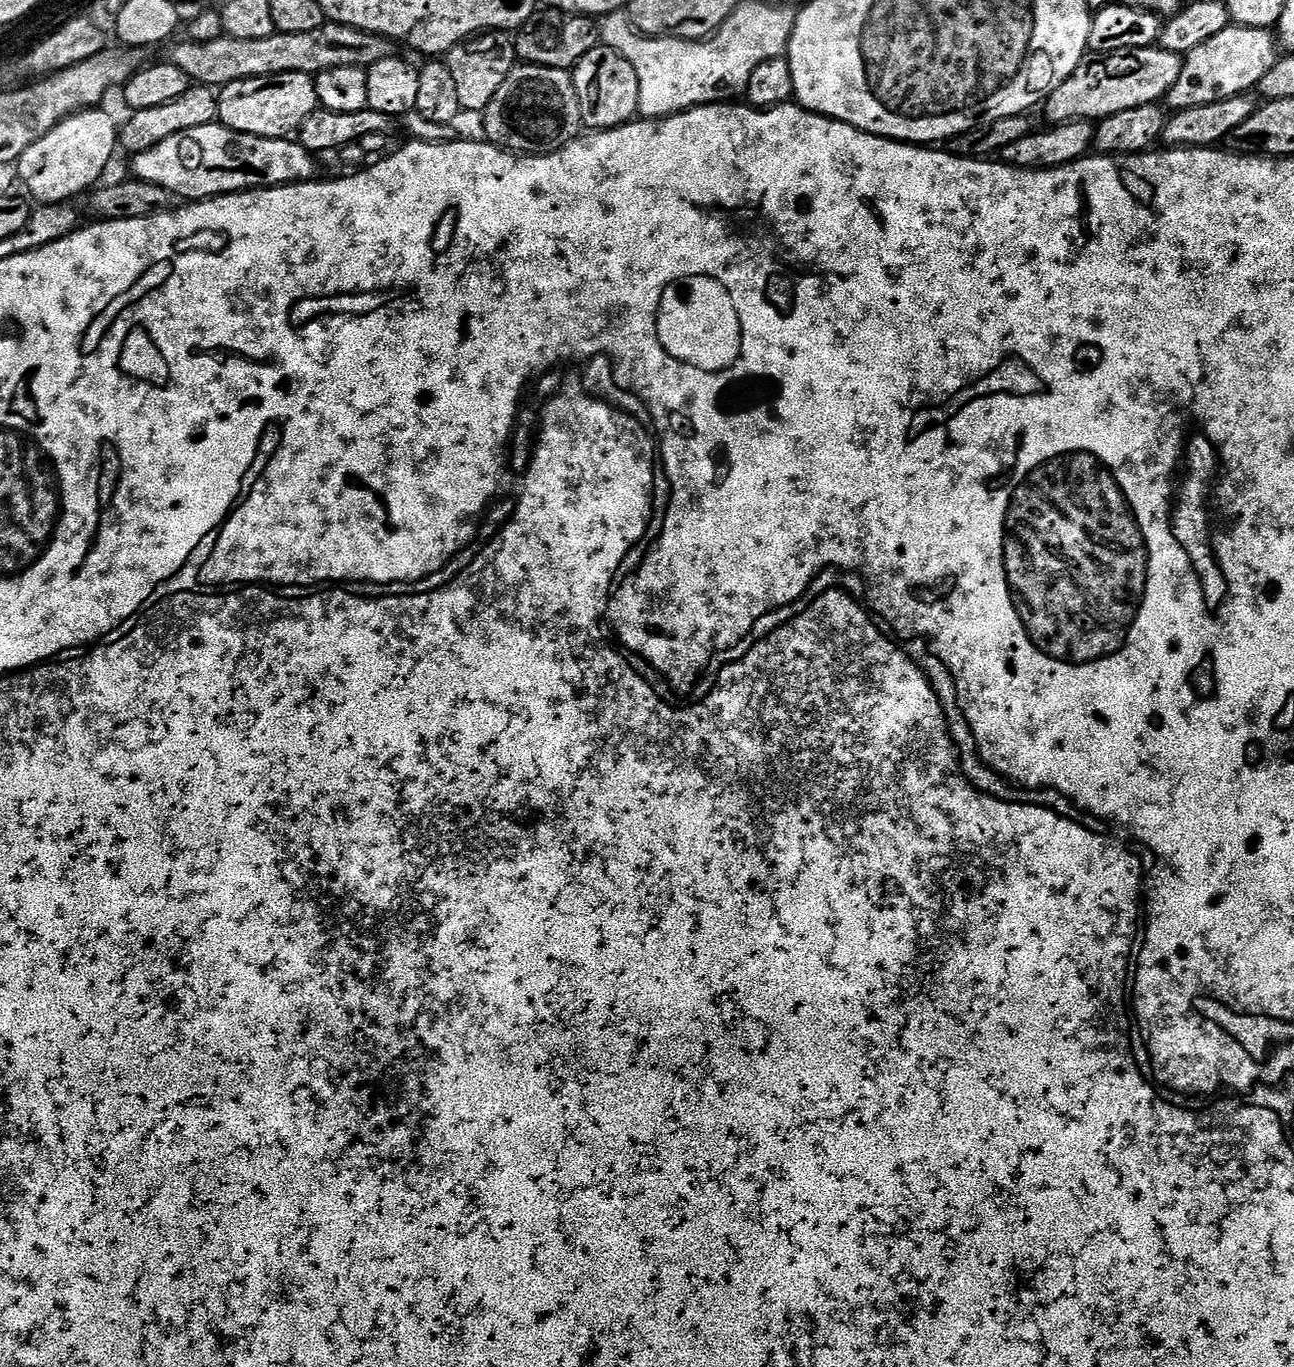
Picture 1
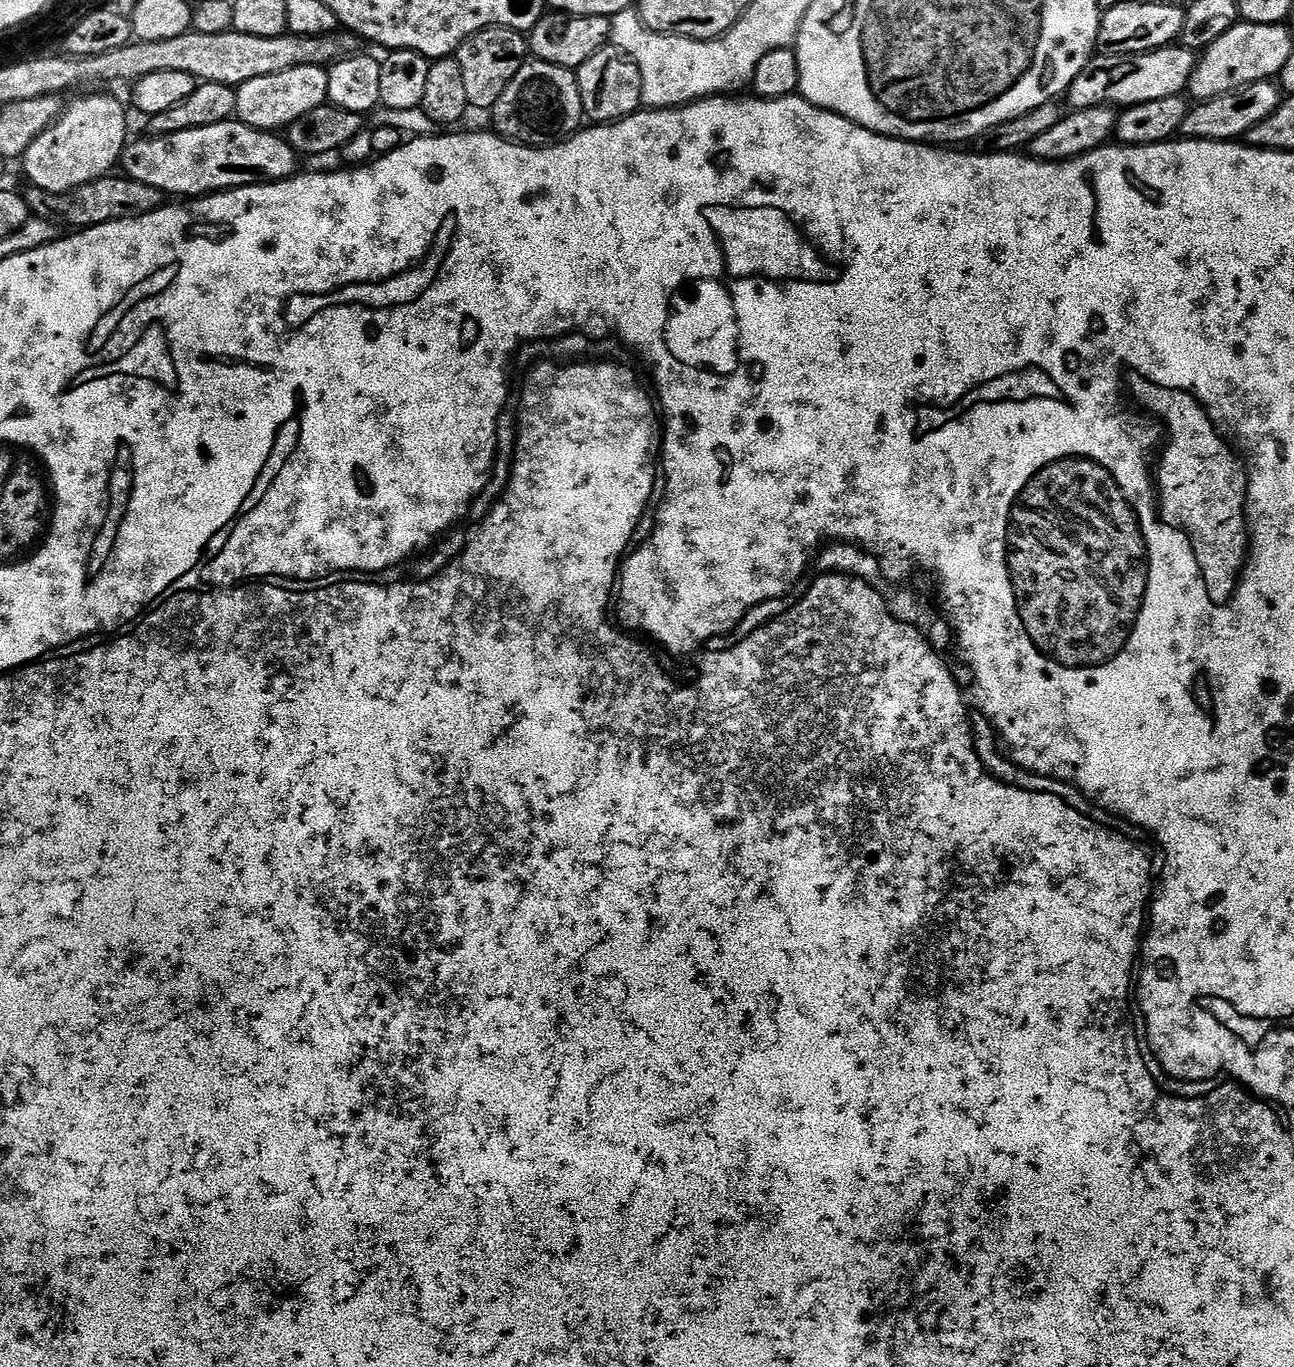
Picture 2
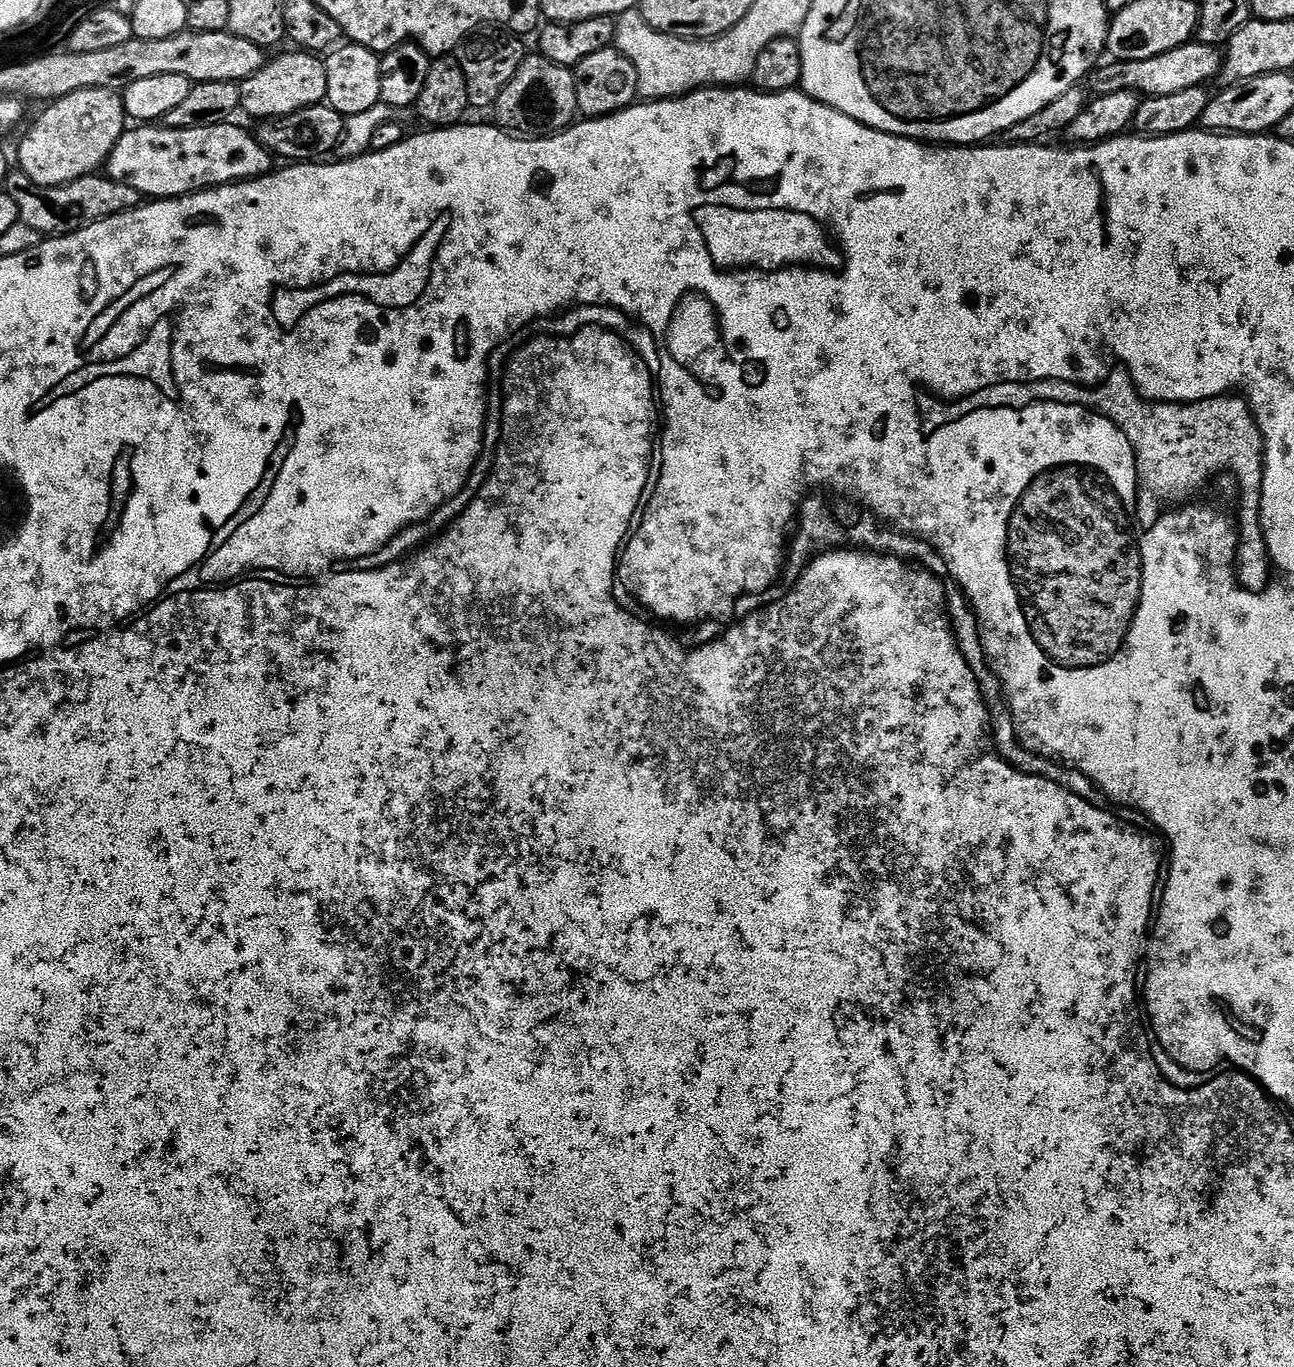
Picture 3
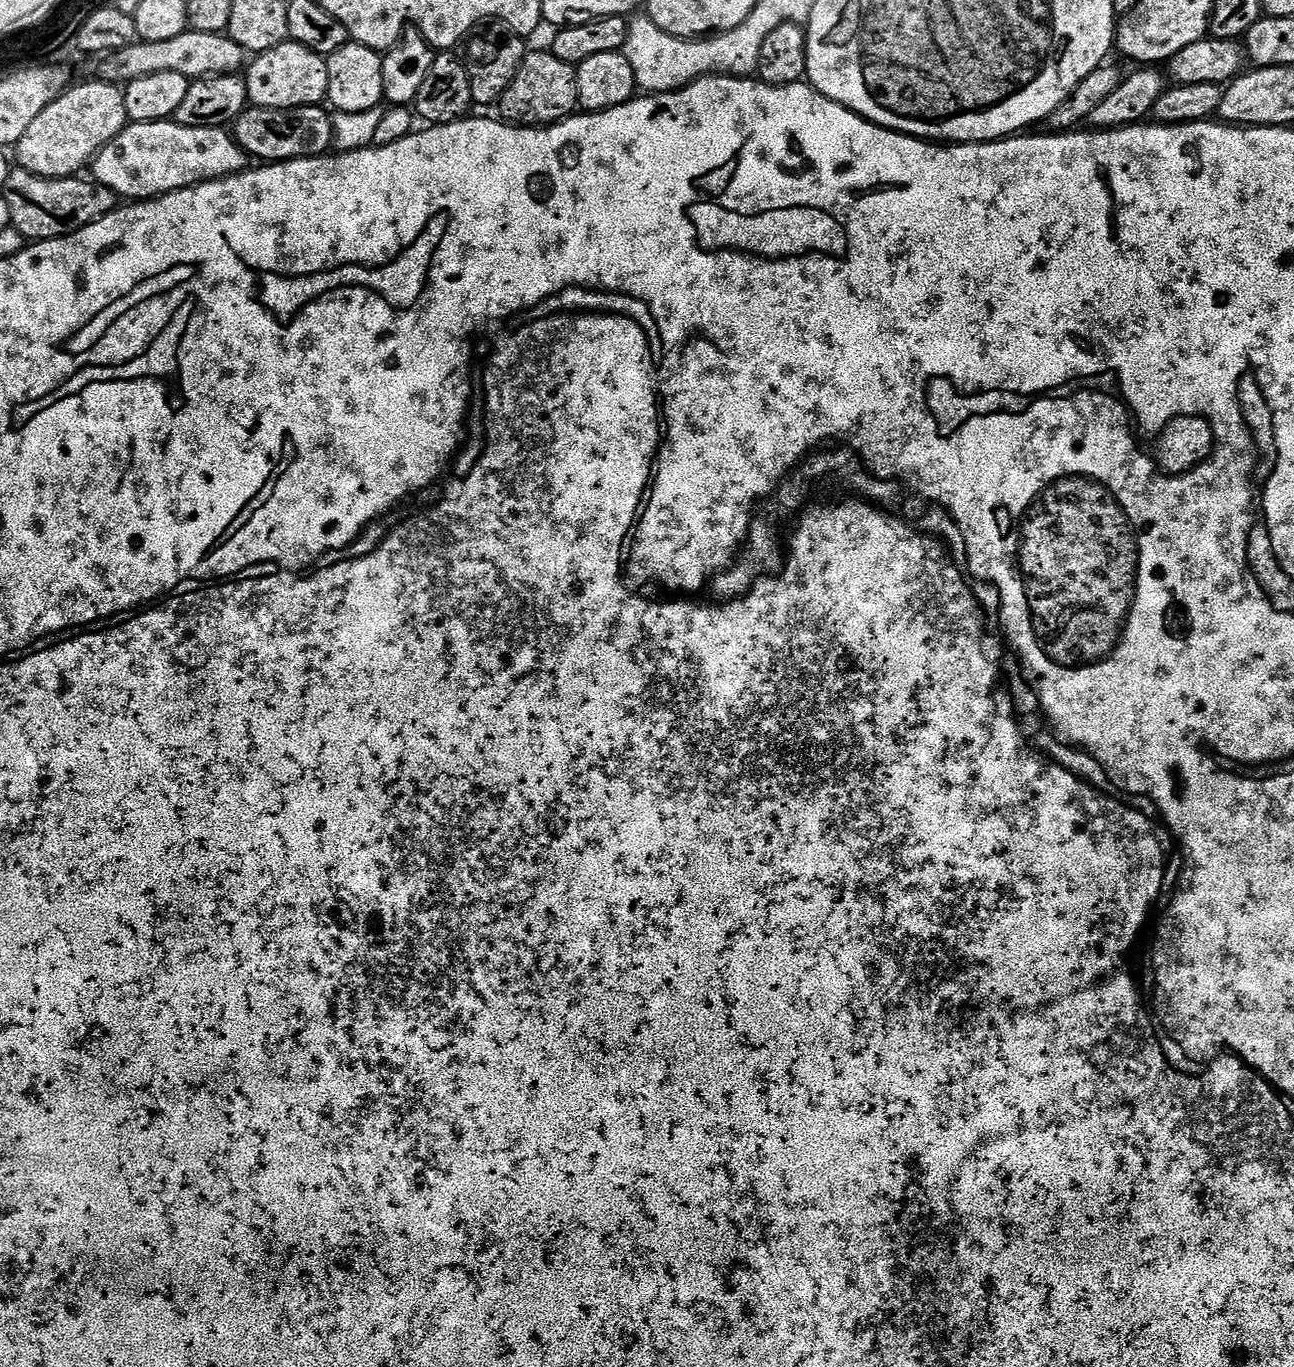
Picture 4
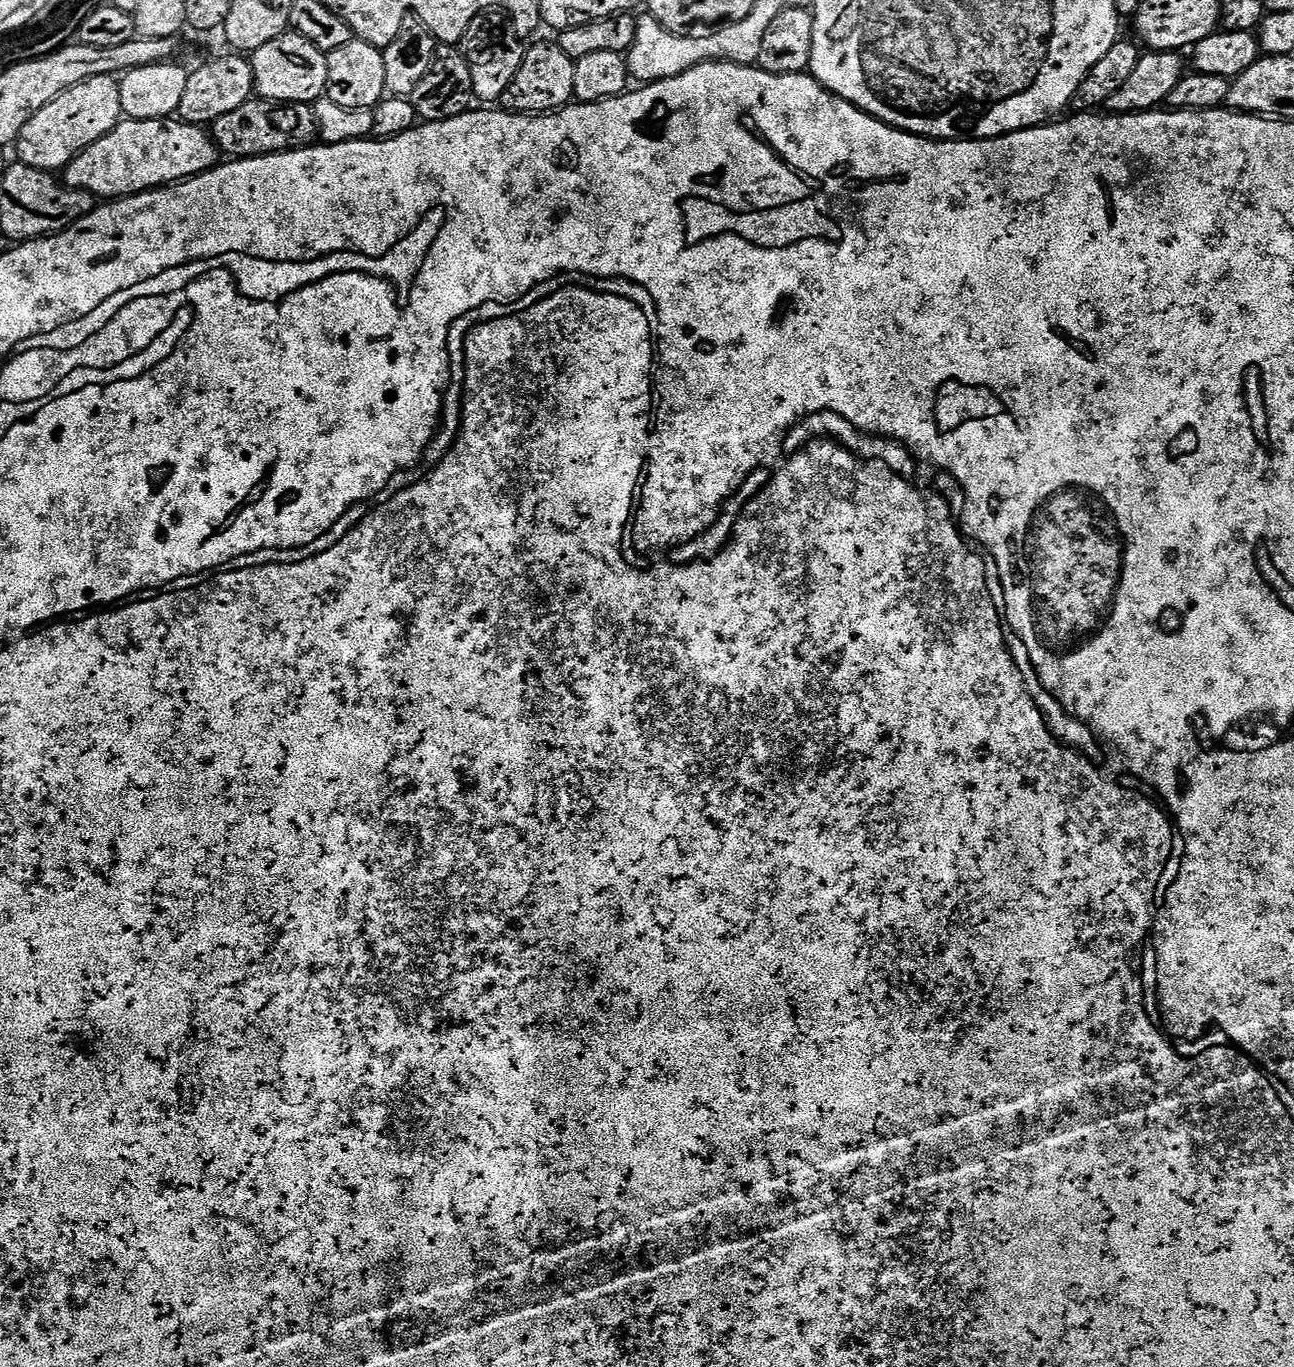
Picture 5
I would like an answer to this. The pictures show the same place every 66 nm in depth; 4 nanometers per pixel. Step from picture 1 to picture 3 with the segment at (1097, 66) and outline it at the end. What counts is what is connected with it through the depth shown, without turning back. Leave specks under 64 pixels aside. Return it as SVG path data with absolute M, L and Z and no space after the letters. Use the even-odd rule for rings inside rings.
M1189 42L1166 54L1158 54L1154 58L1108 62L1105 68L1103 66L1097 67L1090 76L1093 88L1091 91L1103 94L1118 90L1130 90L1131 92L1139 92L1145 97L1178 94L1182 90L1211 85L1212 78L1219 77L1223 67L1224 57L1217 45Z

